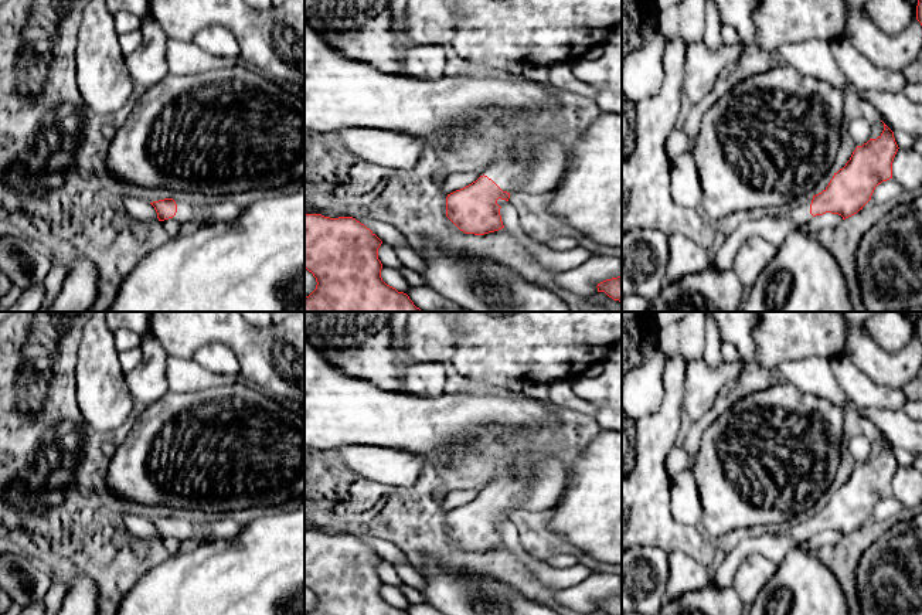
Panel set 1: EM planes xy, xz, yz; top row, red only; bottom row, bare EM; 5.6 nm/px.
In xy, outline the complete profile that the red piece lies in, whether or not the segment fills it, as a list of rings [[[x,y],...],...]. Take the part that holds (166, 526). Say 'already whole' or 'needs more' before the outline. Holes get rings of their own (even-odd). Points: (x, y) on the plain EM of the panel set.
needs more; [[[174,510],[171,516],[150,520],[159,538],[177,537],[181,543],[234,538],[242,526],[232,514],[205,514],[194,510]]]

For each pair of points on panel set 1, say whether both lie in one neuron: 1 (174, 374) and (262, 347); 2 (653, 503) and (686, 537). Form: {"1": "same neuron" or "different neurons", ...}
{"1": "different neurons", "2": "same neuron"}

